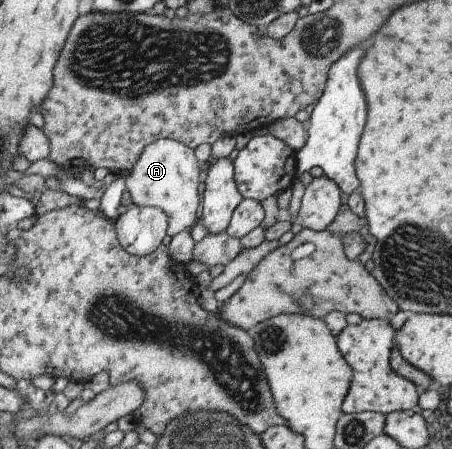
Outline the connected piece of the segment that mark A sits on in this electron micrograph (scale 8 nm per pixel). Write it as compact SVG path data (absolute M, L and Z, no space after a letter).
M161 138L149 142L130 171L122 176L132 204L160 209L166 215L166 234L172 237L179 231L187 230L197 221L200 197L197 196L196 187L201 168L192 149L174 139Z

